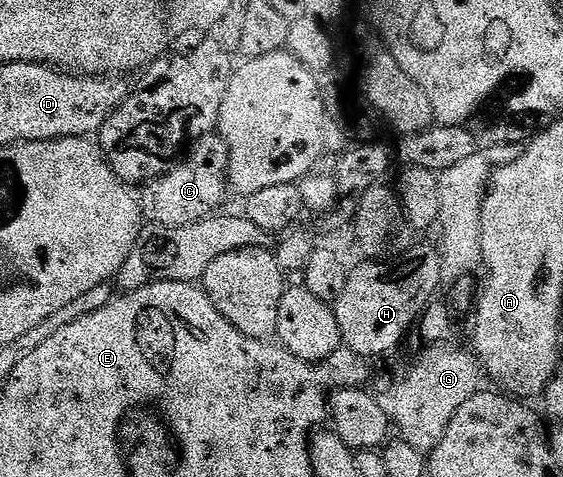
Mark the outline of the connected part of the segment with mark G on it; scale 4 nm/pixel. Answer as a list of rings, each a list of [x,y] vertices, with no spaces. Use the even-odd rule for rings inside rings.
[[[433,344],[421,354],[421,359],[402,376],[397,382],[397,387],[393,390],[393,406],[391,405],[391,422],[396,433],[411,448],[415,448],[420,454],[428,456],[437,445],[439,440],[443,440],[443,432],[447,432],[447,424],[451,424],[451,416],[471,400],[471,396],[477,393],[479,383],[479,363],[472,353],[460,350],[454,344]]]

